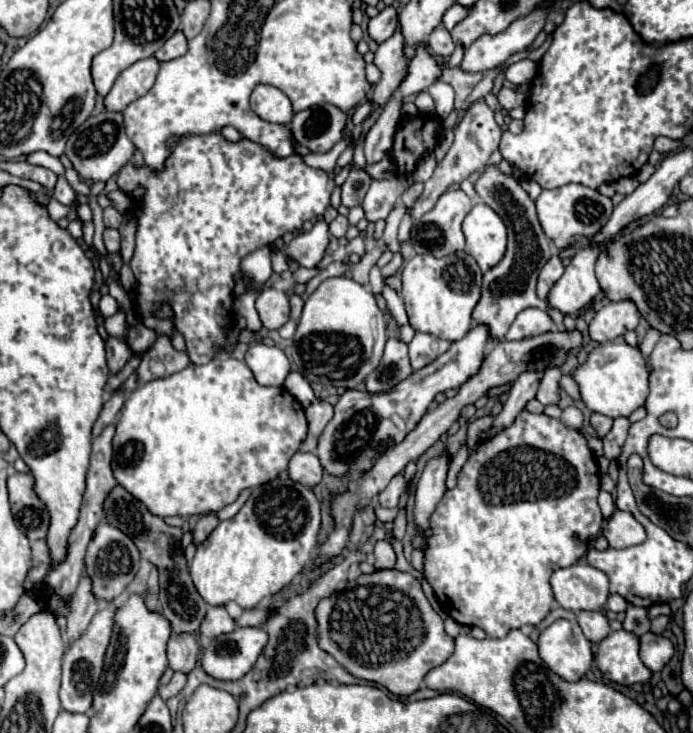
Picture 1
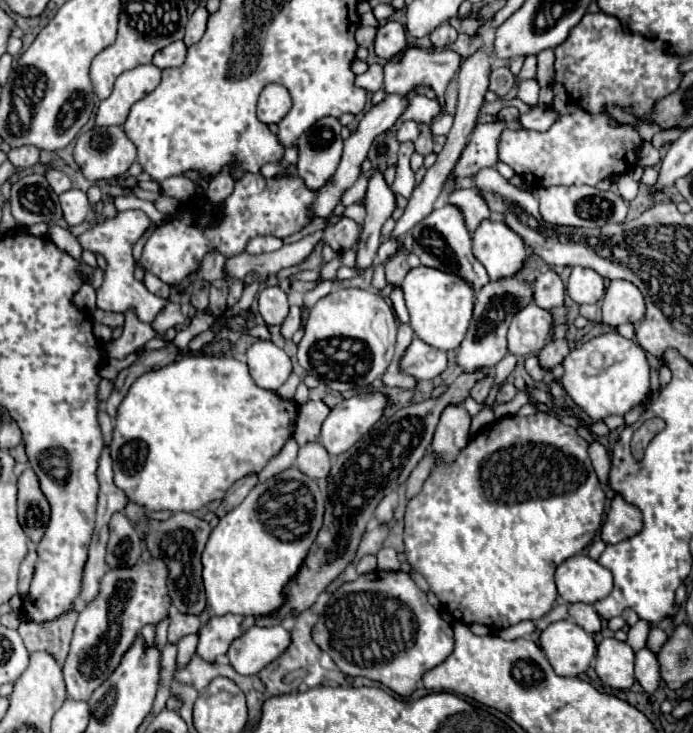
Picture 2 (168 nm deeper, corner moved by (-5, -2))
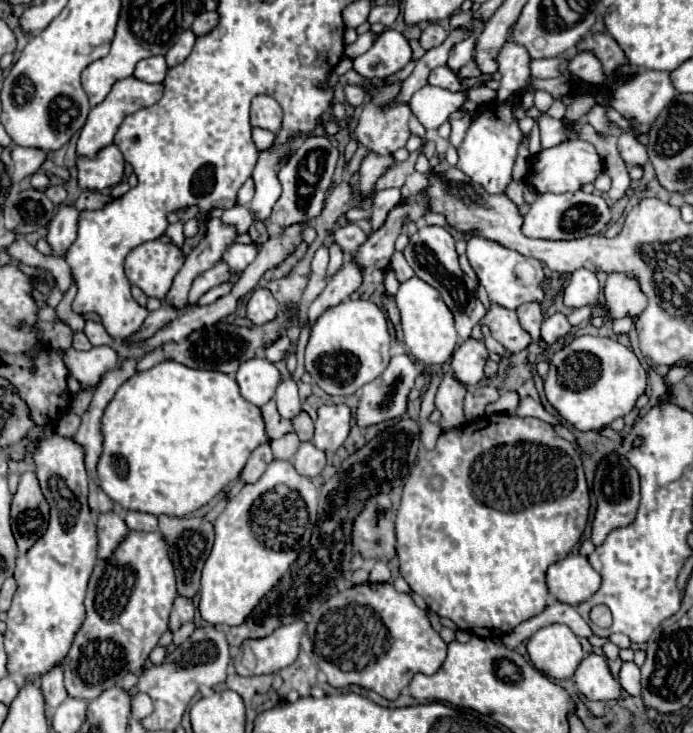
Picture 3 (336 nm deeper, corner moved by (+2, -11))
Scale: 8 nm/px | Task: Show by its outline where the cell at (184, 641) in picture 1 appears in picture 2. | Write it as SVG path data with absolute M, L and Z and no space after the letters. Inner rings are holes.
M173 615L171 625L169 625L169 643L179 643L185 635L197 633L199 631L199 617L197 615Z

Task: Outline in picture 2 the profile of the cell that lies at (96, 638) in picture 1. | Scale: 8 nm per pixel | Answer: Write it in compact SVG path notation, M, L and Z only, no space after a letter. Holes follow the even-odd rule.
M151 559L145 565L127 569L109 569L101 579L101 591L95 601L79 611L79 619L73 631L71 651L63 663L63 677L67 695L75 701L89 701L93 691L109 677L119 665L123 653L129 649L137 633L147 623L159 623L169 609L167 597L167 567L159 559Z

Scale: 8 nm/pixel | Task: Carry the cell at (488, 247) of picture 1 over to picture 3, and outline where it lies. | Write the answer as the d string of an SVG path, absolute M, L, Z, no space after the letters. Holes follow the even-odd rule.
M470 238L466 256L468 256L470 266L474 268L480 284L486 288L490 302L516 310L520 304L544 300L544 292L540 288L540 284L544 280L544 266L540 260L522 256L514 250L508 250L500 244L492 242L492 240L484 240L484 238Z

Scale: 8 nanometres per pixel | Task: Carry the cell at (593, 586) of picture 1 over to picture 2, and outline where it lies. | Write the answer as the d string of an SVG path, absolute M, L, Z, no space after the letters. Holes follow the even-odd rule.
M587 555L563 561L555 571L555 585L567 603L597 603L611 593L613 575Z

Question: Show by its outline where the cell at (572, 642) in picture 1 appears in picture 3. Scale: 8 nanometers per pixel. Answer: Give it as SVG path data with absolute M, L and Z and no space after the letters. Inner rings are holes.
M564 624L540 628L528 640L526 650L534 668L548 678L570 678L584 656L580 638Z

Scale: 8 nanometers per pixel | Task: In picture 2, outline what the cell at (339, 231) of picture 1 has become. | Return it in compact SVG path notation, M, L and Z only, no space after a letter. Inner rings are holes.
M341 217L335 225L329 225L323 231L323 239L329 243L329 247L337 253L343 253L347 249L351 249L357 239L359 239L359 227L353 219L349 217Z

